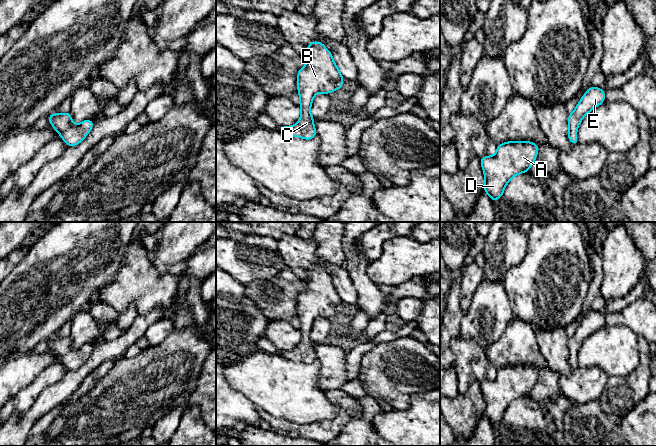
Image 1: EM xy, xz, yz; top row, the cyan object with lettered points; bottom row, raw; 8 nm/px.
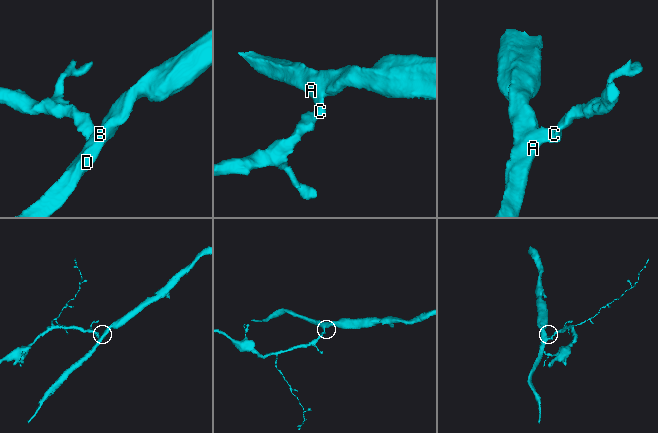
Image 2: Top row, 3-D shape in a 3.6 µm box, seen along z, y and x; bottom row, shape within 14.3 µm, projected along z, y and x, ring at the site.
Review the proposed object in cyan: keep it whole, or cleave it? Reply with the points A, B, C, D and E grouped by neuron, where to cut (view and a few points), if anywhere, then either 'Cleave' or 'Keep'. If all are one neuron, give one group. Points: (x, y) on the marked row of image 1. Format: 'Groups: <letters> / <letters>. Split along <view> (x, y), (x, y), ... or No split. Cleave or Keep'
Groups: A B C D E. No split. Keep

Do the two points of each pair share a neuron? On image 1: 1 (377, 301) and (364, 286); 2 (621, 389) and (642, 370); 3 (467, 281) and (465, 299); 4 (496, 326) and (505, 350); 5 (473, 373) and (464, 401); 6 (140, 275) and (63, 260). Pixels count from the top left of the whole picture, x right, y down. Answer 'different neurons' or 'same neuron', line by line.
1: same neuron
2: same neuron
3: same neuron
4: different neurons
5: different neurons
6: different neurons

